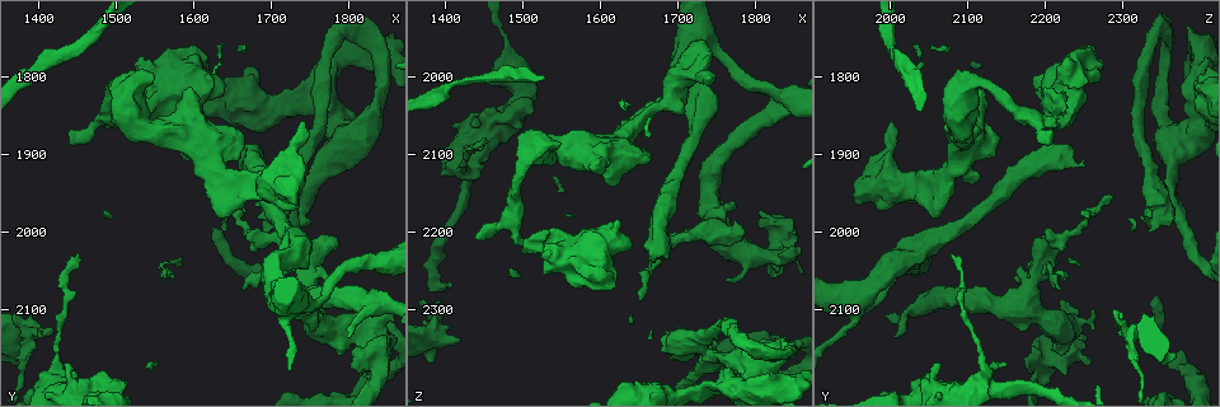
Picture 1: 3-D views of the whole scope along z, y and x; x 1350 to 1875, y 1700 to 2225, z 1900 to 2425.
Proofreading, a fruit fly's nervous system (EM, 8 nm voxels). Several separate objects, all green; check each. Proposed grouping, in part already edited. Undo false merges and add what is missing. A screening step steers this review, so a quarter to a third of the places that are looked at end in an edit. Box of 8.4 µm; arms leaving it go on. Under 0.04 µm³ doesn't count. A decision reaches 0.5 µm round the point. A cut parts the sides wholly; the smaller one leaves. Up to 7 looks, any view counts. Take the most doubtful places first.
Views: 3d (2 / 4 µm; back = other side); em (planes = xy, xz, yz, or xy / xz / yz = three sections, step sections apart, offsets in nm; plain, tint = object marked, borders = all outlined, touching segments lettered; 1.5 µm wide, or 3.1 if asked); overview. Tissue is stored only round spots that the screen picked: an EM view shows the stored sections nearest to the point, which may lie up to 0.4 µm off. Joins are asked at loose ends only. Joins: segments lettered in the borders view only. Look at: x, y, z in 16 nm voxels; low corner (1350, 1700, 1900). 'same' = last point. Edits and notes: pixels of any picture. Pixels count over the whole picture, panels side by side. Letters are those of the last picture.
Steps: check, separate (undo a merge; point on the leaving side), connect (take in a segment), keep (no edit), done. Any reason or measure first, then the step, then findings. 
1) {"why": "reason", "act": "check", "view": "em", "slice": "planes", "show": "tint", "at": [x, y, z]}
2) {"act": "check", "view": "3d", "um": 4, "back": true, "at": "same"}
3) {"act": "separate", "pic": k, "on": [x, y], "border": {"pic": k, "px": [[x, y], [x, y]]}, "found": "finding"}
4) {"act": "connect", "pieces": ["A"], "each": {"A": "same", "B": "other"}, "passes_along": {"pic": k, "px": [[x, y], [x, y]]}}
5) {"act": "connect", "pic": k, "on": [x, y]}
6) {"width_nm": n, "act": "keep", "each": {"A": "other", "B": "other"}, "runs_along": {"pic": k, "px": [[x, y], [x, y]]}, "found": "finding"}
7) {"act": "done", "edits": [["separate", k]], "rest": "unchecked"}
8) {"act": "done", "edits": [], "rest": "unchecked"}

{"why": "branch stops here", "act": "check", "view": "em", "slice": "planes", "show": "plain", "at": [1690, 2000, 2335]}

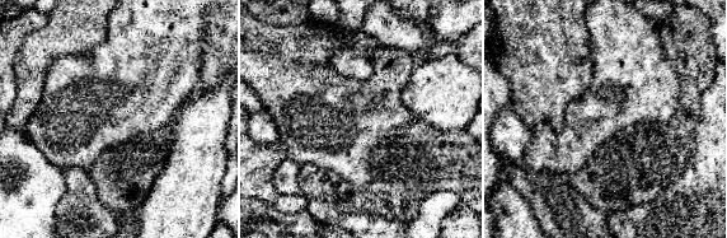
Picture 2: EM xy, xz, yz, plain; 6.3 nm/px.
{"act": "check", "view": "em", "slice": "planes", "show": "borders", "at": "same"}

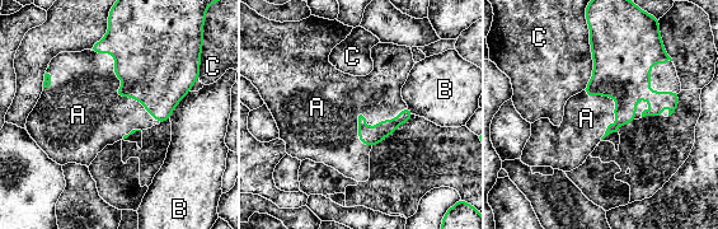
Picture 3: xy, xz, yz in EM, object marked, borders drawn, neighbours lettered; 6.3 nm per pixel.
{"act": "connect", "pieces": ["A"], "each": {"A": "same", "B": "other", "C": "other"}, "found": "it goes on there"}

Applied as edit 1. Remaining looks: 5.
{"why": "thick end", "act": "check", "view": "3d", "um": 4, "at": [1670, 1960, 2035]}

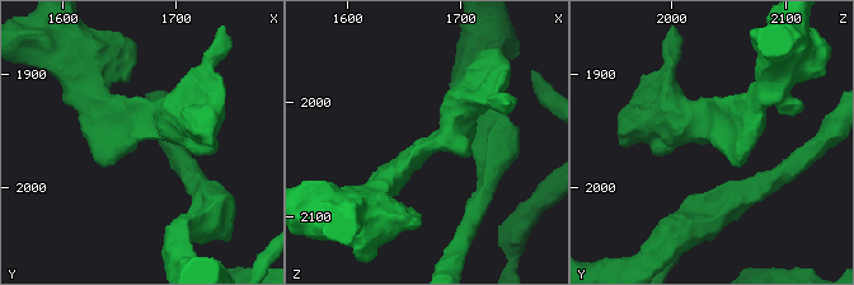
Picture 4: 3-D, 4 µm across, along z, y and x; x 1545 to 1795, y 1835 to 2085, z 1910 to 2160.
{"act": "check", "view": "em", "slice": "yz", "step": 8, "show": "borders", "at": [1666, 1960, 2034]}

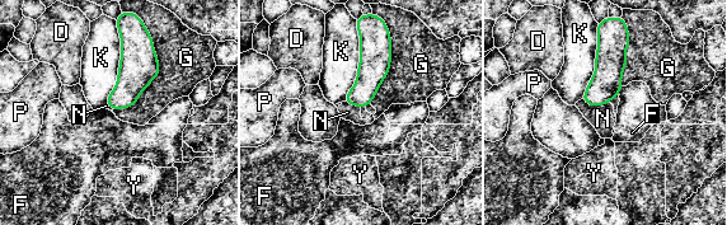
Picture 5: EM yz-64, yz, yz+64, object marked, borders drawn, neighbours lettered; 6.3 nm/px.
{"why": "cut it another way", "act": "check", "view": "em", "slice": "planes", "show": "borders", "at": "same"}

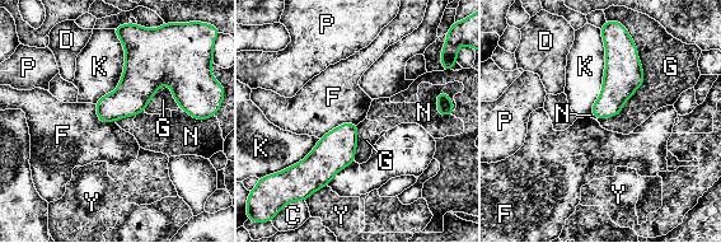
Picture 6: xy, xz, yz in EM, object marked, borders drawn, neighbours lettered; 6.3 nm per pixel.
{"act": "keep", "each": {"C": "other", "D": "other", "F": "other", "G": "other", "K": "other", "N": "other", "P": "other", "Y": "other"}, "border": {"pic": 6, "px": [[357, 122], [342, 122], [319, 139]]}, "found": "no lettered segment goes on from it"}

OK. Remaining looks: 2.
{"act": "done", "edits": [["connect", 3]], "rest": "unchecked"}

